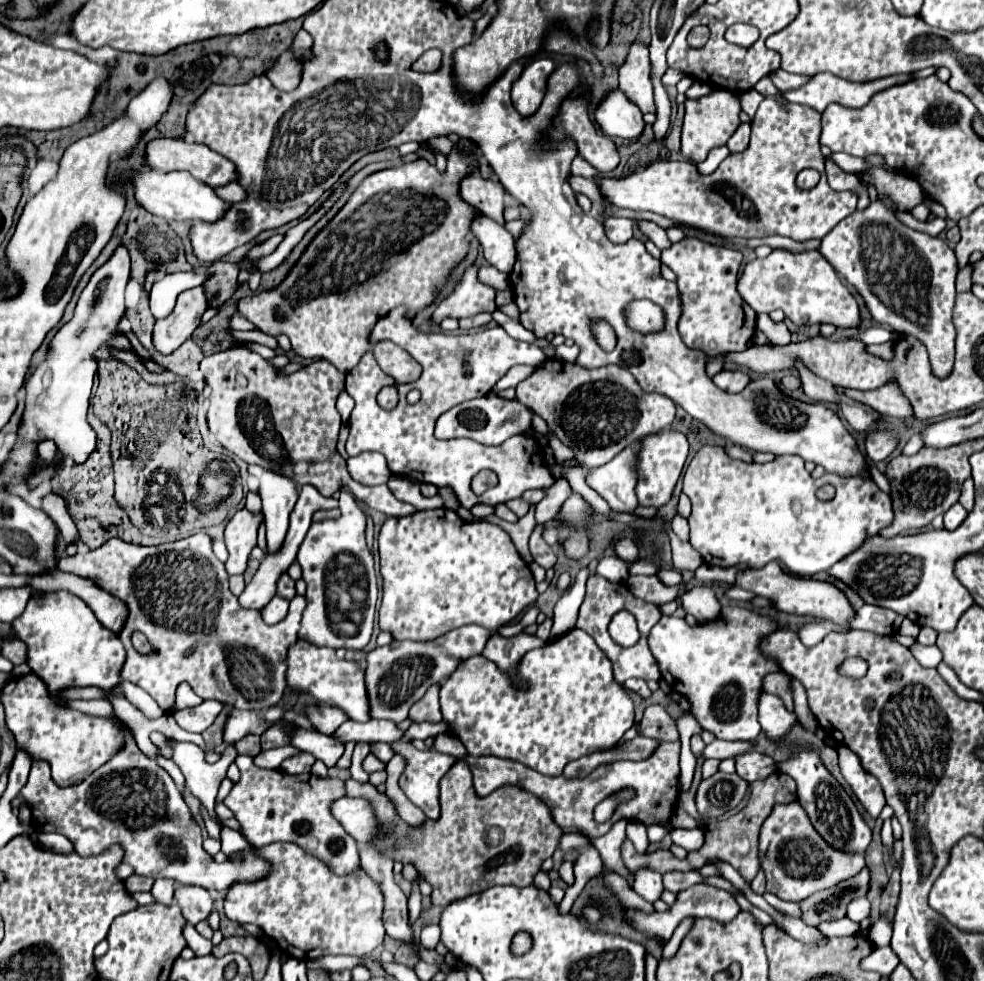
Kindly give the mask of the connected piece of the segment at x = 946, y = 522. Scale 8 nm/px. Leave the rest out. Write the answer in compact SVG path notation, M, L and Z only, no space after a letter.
M955 503L943 517L945 517L945 519L943 519L943 527L945 527L947 531L953 531L953 529L957 529L957 527L963 523L963 519L967 517L967 511L965 511L963 505Z

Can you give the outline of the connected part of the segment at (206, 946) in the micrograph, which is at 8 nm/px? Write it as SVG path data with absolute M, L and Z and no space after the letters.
M187 925L187 927L185 927L185 939L187 939L187 943L189 943L189 947L193 949L195 955L207 955L207 953L211 953L211 949L213 949L211 941L203 939L203 937L195 931L193 925Z

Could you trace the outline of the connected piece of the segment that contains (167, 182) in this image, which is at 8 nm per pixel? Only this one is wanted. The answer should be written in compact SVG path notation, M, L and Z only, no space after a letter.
M145 169L143 173L123 173L121 177L133 177L137 187L137 201L153 215L163 217L167 221L205 221L213 223L219 217L225 217L231 203L219 199L209 185L201 185L201 181L193 179L185 171L161 173L155 169Z

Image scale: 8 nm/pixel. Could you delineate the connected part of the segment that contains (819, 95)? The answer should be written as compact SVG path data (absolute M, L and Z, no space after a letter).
M817 73L801 85L799 89L787 91L785 99L791 103L801 103L817 109L819 113L829 105L829 103L839 103L845 107L863 107L875 93L881 89L901 85L905 81L911 81L913 75L893 75L877 81L867 81L867 83L851 83L845 79L835 77L833 73Z

